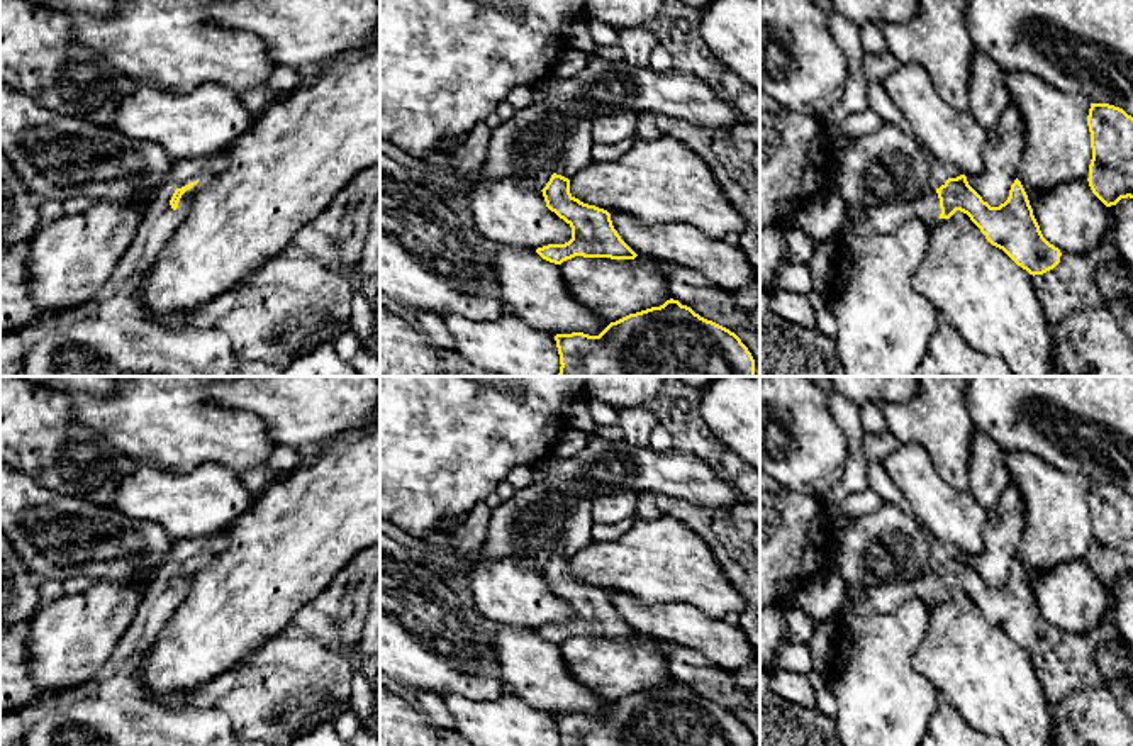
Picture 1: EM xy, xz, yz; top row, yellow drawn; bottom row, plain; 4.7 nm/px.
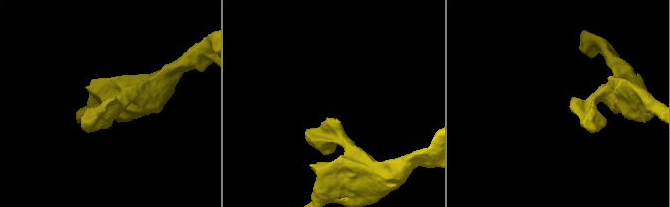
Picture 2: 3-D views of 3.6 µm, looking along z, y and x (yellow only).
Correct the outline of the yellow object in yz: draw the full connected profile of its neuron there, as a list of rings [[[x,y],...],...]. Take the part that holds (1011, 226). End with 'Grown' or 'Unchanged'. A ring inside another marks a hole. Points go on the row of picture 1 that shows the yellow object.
[[[960,175],[916,200],[858,209],[855,225],[863,234],[890,234],[909,219],[950,219],[957,210],[967,214],[992,246],[1002,249],[1030,275],[1043,275],[1060,263],[1062,253],[1043,237],[1018,178],[999,207],[984,202],[967,176]]]. Grown

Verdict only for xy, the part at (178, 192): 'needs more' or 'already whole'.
needs more

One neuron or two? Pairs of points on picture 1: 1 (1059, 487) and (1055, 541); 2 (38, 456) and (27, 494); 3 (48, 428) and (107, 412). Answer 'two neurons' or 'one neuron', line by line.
1: one neuron
2: two neurons
3: two neurons

